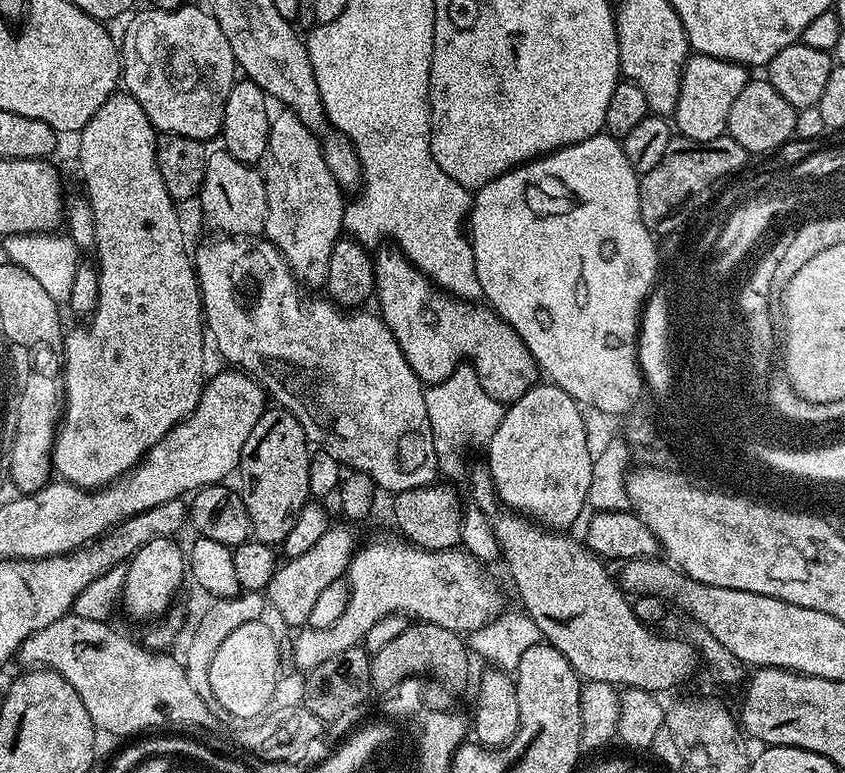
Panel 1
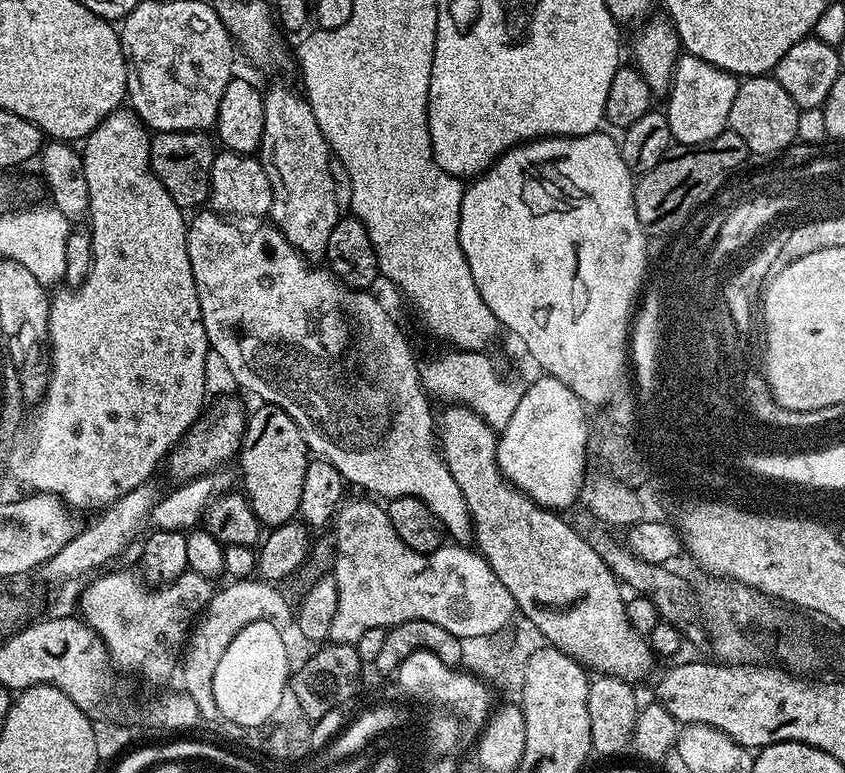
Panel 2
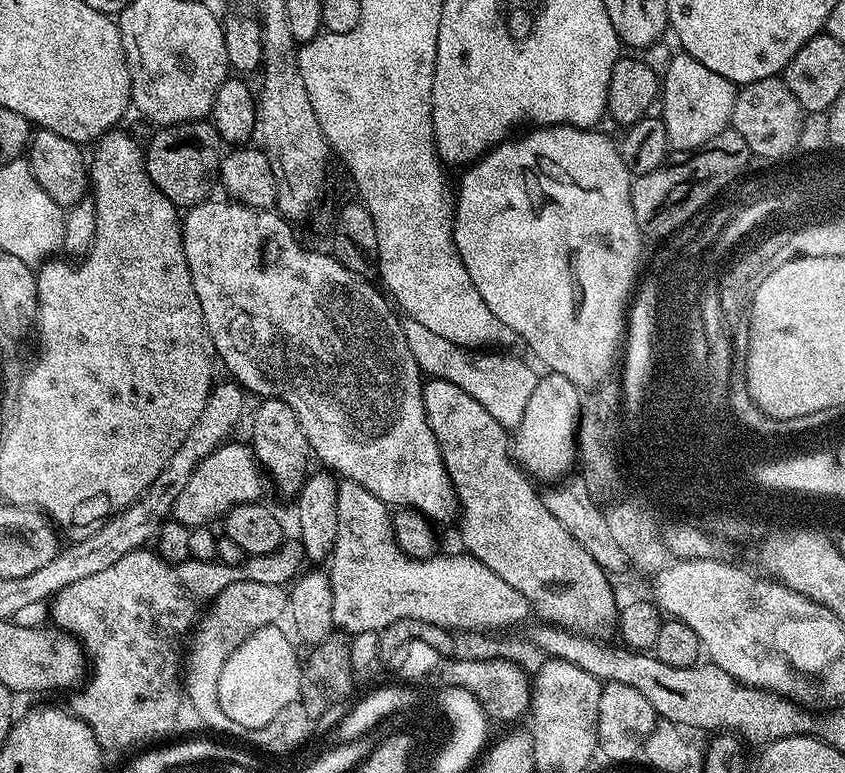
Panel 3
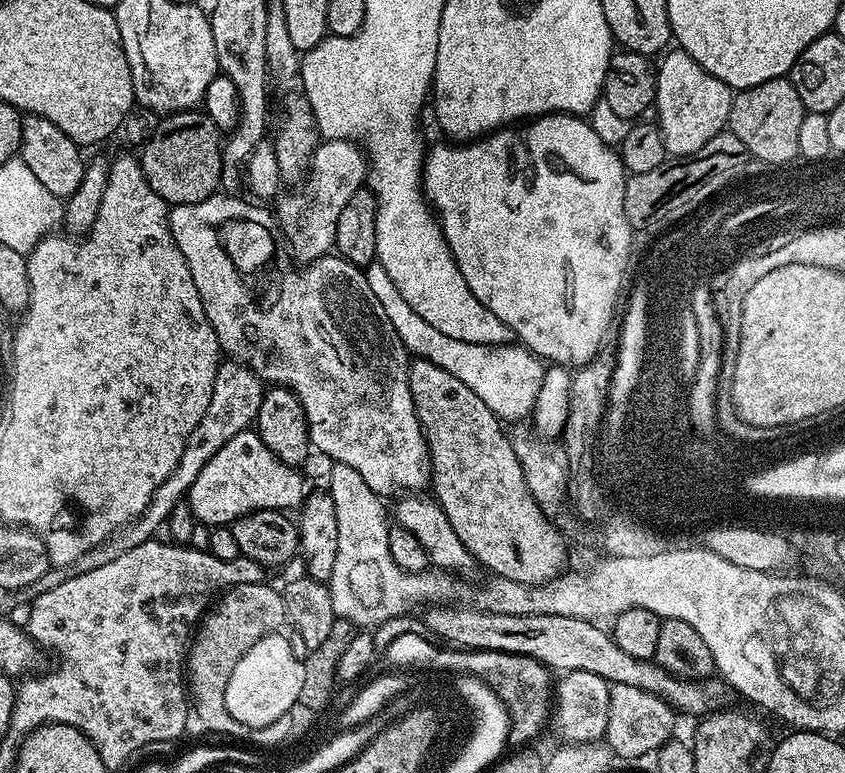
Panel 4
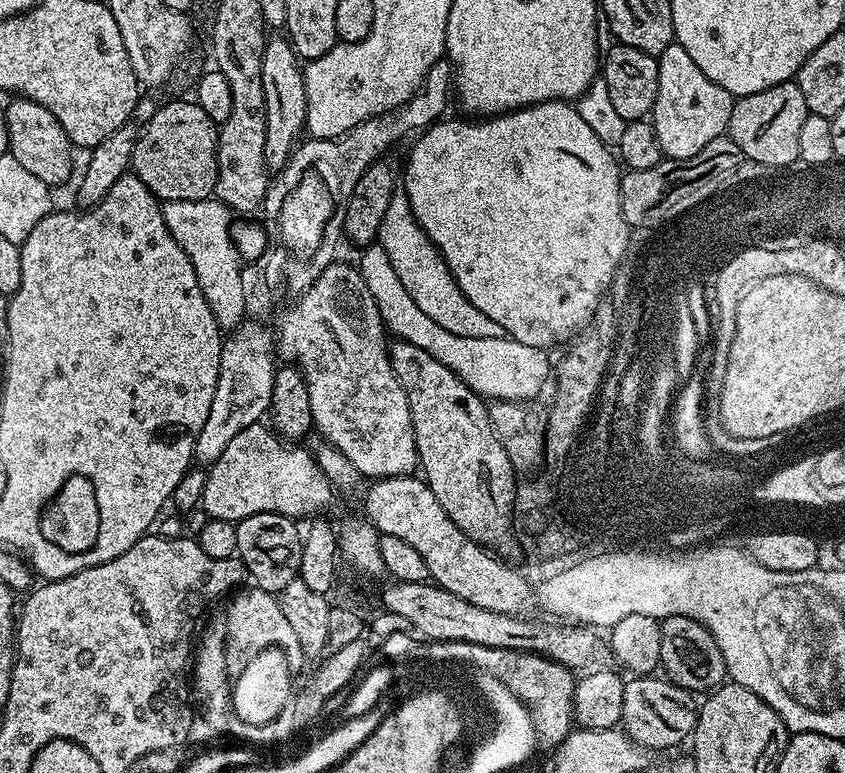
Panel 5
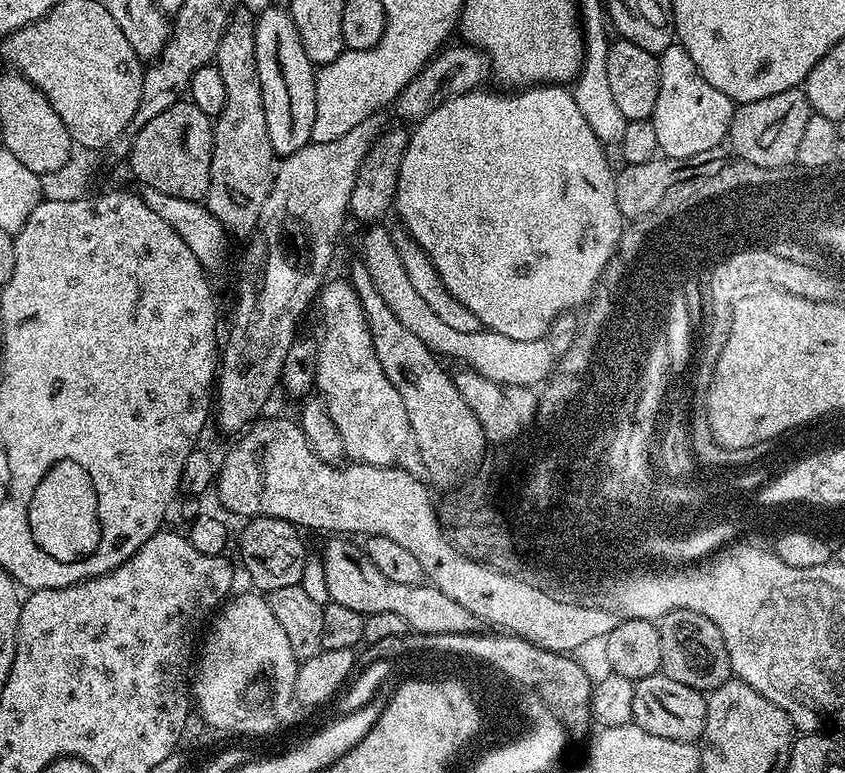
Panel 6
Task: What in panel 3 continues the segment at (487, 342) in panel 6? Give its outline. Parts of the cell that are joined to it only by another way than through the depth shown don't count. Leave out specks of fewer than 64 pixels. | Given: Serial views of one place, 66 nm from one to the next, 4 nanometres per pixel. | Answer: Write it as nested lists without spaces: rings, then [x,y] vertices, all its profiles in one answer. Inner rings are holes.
[[[405,319],[403,321],[404,333],[406,334],[406,346],[410,346],[410,354],[414,354],[414,362],[416,363],[417,369],[420,369],[427,377],[439,378],[441,380],[446,380],[448,382],[454,382],[454,386],[462,386],[462,390],[466,390],[466,394],[470,394],[470,398],[478,398],[478,402],[482,402],[482,406],[486,406],[486,410],[490,410],[490,414],[494,414],[494,418],[498,418],[498,422],[503,428],[512,430],[515,429],[523,420],[523,415],[526,414],[526,404],[530,399],[530,394],[534,392],[536,382],[538,379],[538,372],[535,372],[530,365],[524,360],[519,360],[516,356],[508,356],[512,354],[505,354],[500,350],[473,350],[470,348],[459,348],[454,342],[450,342],[446,338],[441,338],[438,334],[434,334],[433,331],[427,328],[427,326],[422,326],[419,322],[414,322],[413,320]]]

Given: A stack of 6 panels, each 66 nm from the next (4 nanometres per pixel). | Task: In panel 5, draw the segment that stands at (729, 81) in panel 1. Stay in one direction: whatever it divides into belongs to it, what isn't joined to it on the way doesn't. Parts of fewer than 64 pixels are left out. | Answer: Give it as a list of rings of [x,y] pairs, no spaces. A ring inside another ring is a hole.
[[[673,42],[662,50],[658,57],[658,98],[654,102],[650,119],[658,134],[661,153],[669,160],[694,158],[702,146],[710,146],[728,131],[734,97],[718,82],[710,82],[694,58],[682,50],[682,46]]]

